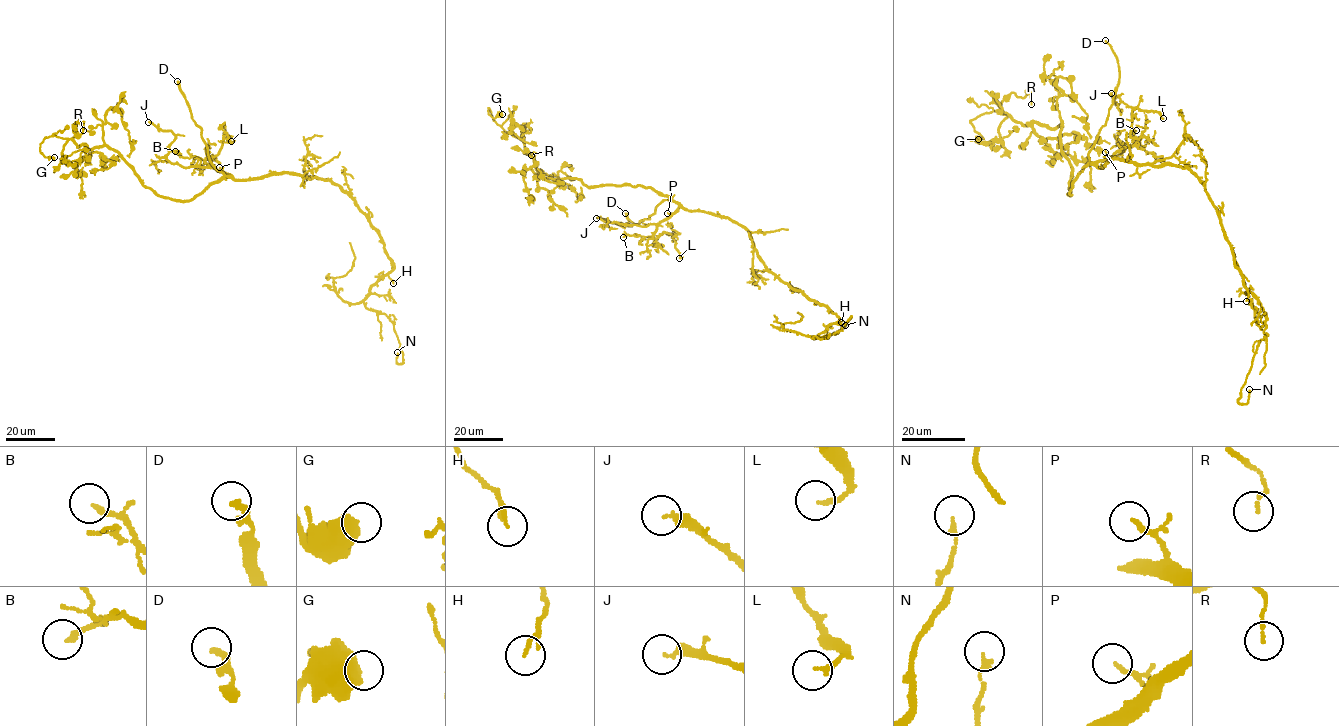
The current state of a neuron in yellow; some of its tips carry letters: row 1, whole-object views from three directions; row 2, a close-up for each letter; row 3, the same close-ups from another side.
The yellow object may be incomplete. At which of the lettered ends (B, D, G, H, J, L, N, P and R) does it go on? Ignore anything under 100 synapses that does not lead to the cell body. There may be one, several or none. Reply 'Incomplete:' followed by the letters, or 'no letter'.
Incomplete: D

